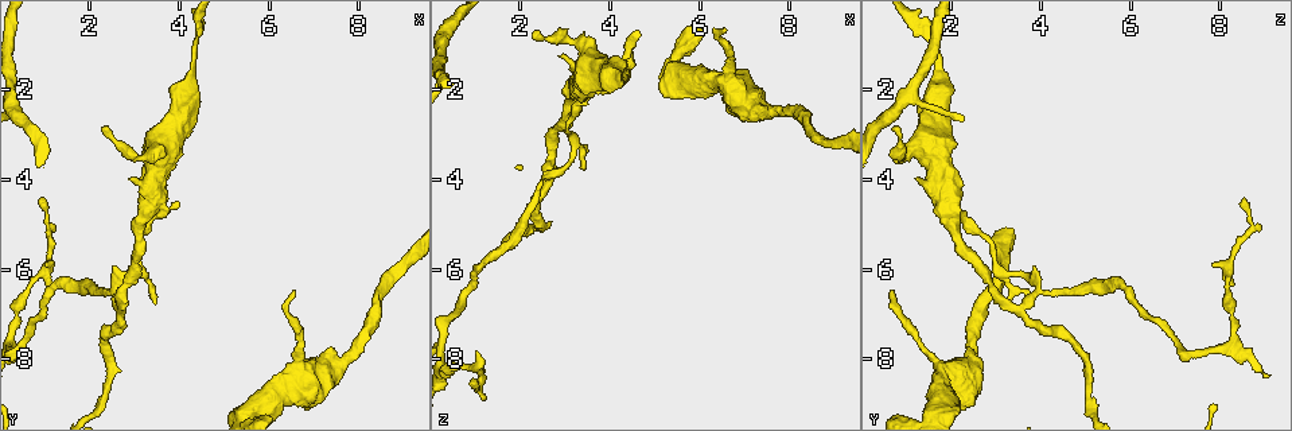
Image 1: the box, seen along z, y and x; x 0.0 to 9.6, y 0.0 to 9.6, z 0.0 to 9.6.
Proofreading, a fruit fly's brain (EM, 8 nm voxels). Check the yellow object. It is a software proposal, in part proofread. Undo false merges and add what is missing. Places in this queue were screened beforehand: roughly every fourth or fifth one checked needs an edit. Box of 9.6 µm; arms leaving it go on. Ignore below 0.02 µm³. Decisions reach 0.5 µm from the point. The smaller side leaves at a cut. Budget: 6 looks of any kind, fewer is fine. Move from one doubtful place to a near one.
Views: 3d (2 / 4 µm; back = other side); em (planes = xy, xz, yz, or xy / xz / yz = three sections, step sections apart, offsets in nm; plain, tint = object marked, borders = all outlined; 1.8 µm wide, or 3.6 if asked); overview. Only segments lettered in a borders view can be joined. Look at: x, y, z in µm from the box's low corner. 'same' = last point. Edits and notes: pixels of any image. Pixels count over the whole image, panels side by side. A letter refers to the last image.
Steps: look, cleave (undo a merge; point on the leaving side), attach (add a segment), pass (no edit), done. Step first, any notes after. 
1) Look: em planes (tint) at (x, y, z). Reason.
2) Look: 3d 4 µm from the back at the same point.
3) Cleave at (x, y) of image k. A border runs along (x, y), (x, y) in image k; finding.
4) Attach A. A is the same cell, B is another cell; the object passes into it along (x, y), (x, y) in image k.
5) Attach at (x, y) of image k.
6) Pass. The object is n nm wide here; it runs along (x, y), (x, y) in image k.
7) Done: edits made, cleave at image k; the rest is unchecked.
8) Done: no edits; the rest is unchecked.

Look: em yz step 4 (tint) at (3.10, 3.55, 0.85). Thick turns thin.

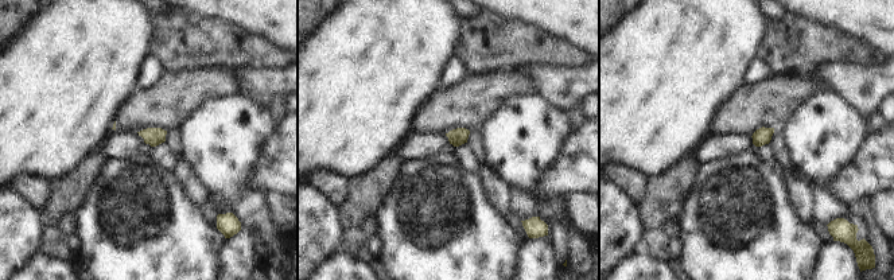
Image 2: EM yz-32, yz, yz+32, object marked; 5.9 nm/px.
Look: em planes (borders) at the same point.

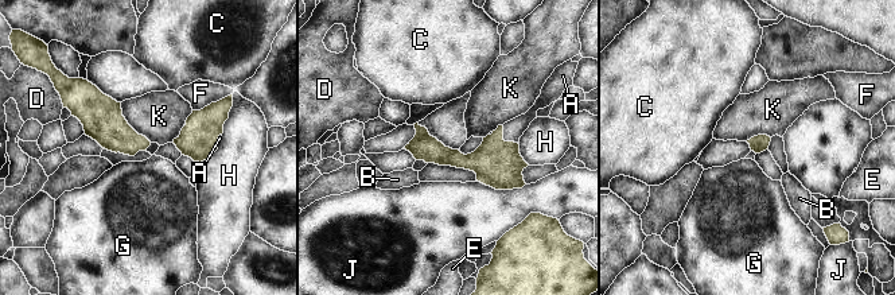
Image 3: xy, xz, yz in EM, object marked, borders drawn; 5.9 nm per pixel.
Attach A. A is the same cell, B, C, D, E, F, G, H, J and K are other cells; it goes on there.

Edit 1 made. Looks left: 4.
Look: em xz step 16 (borders) at (2.60, 6.85, 3.60). Closes a loop.

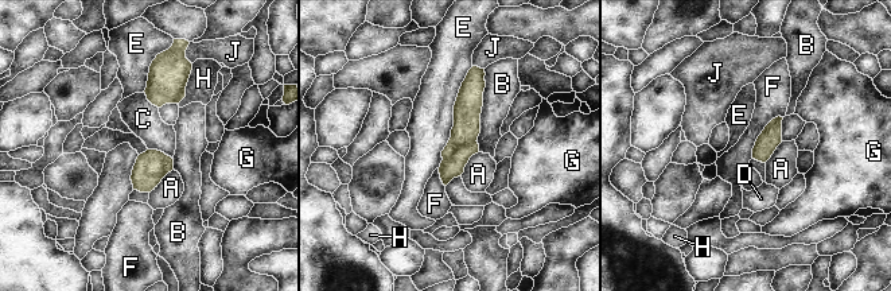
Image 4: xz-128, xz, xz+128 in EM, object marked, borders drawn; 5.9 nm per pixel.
Cleave at (451, 167) of image 4. The object is 130 nm wide here; A, B, C, D, E, F, G, H and J are other cells; a second neuron is stuck on.

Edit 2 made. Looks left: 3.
Look: overview.

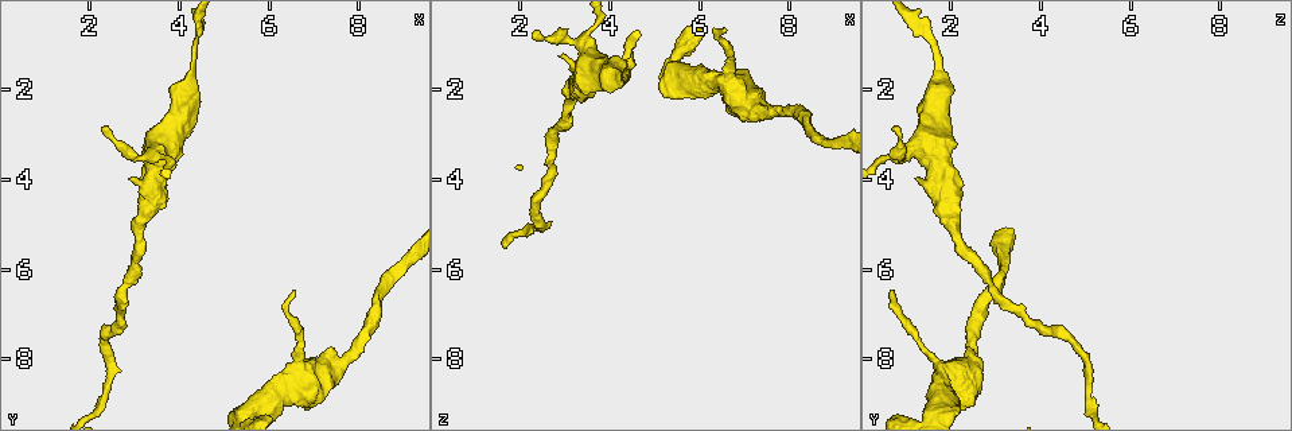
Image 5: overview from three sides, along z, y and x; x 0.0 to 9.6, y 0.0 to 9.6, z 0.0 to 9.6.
Look: 3d 4 µm at (7.15, 8.45, 2.40). Calibre changes.

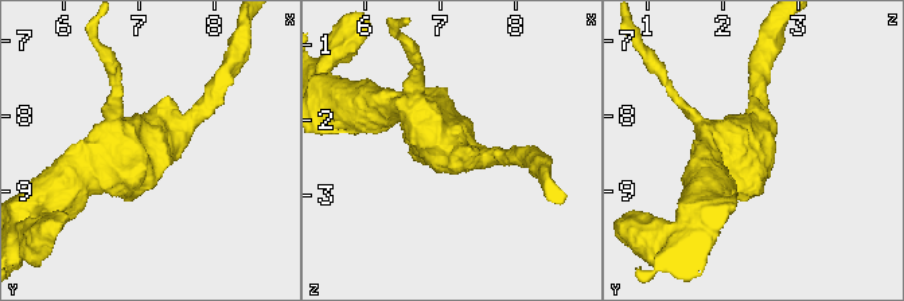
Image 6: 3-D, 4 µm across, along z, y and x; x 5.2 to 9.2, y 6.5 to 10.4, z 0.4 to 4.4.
Look: em 3.6 µm planes (borders) at (7.10, 8.35, 2.30). Need the tissue.

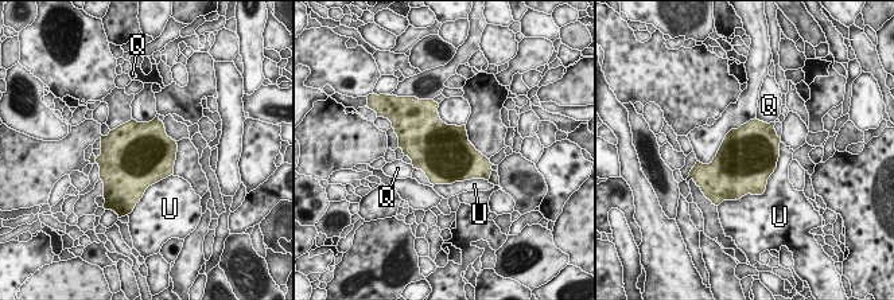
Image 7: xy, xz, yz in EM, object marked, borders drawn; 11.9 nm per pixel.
Pass. Q and U are other cells; a border runs along (755, 117), (774, 123) in image 7; one neuron here.

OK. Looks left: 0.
Done: edits made, attach at image 3, cleave at image 4; the rest is unchecked.

